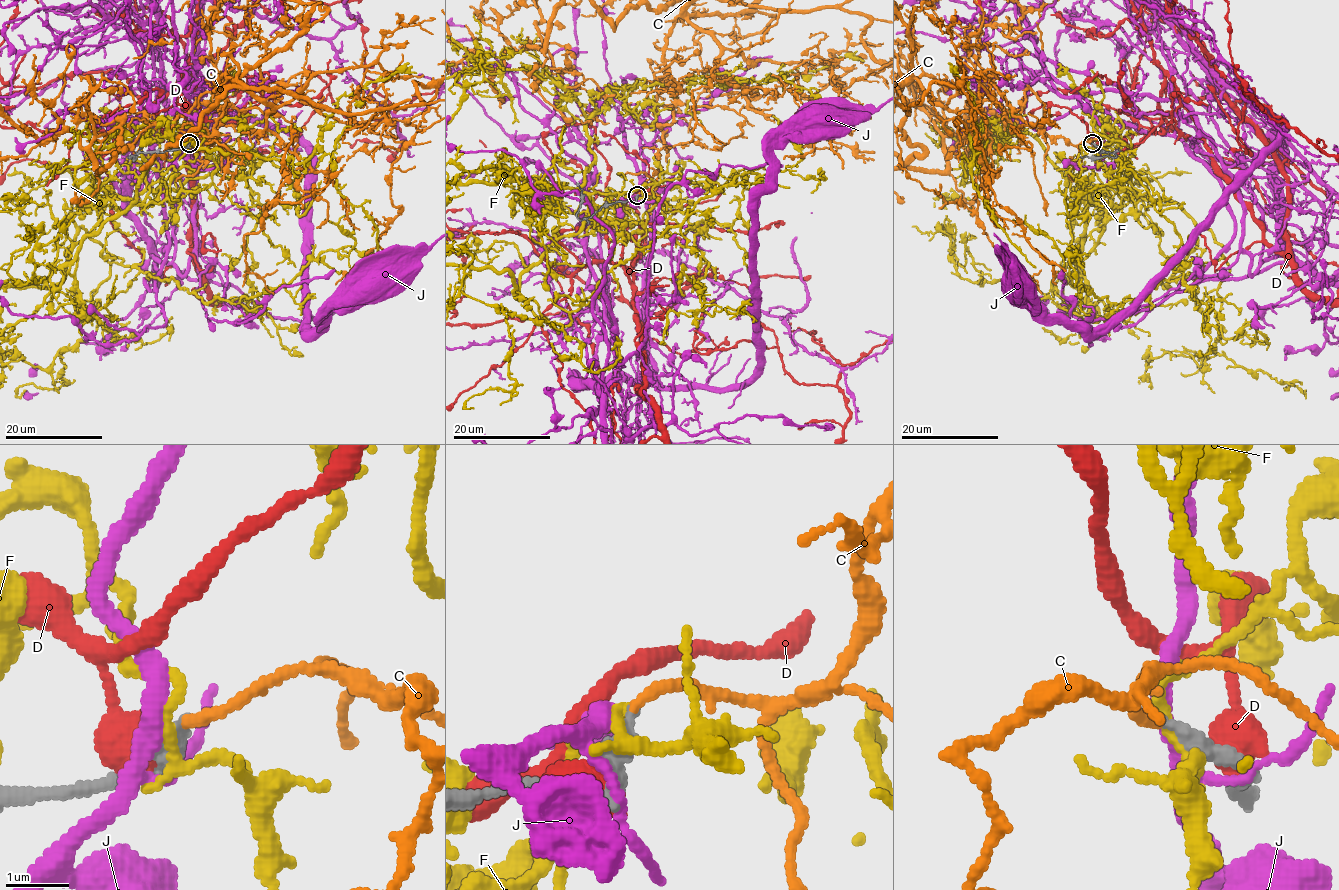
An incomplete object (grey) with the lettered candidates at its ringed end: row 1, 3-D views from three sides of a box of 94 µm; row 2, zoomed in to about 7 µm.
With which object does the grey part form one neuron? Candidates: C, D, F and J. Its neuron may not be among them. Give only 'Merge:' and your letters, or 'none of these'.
Merge: C

